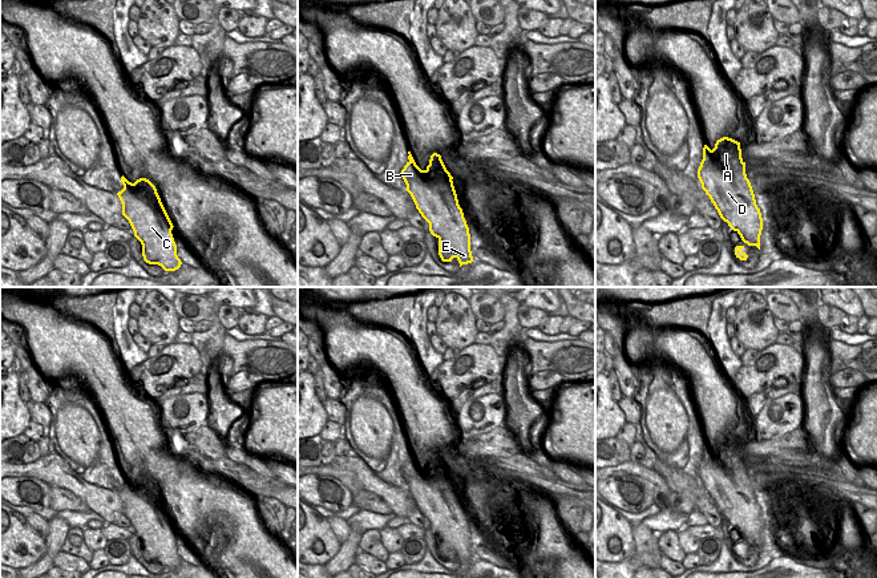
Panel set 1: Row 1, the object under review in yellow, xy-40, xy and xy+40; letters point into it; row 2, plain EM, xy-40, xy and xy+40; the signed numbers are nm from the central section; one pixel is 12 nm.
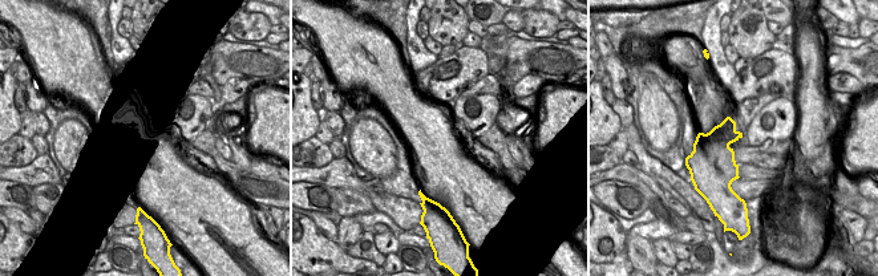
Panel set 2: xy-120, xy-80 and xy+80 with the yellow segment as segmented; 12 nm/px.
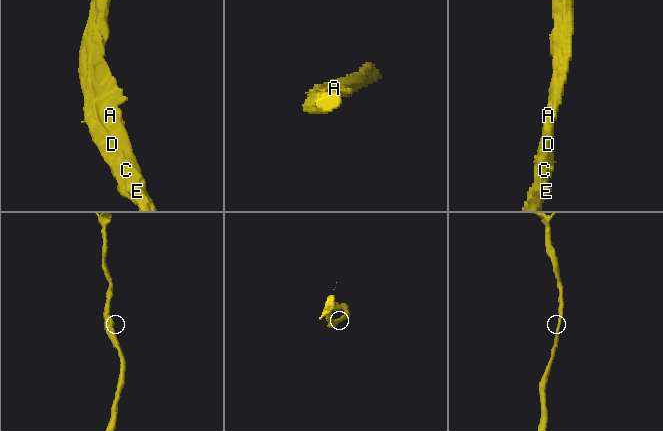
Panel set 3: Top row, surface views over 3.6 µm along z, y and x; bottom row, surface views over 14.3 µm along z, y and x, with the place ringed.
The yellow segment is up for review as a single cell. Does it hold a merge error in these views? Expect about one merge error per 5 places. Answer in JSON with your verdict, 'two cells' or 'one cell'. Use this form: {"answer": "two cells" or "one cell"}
{"answer": "one cell"}

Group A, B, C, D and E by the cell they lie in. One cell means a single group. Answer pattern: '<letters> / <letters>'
A B C D E

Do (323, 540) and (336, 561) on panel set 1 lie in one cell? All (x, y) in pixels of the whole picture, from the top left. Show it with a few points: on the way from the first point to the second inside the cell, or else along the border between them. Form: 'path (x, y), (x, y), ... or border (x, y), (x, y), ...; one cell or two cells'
border (342, 544), (339, 550), (324, 564); two cells

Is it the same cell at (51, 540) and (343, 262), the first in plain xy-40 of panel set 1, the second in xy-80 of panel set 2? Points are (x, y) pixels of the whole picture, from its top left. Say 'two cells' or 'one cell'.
two cells

